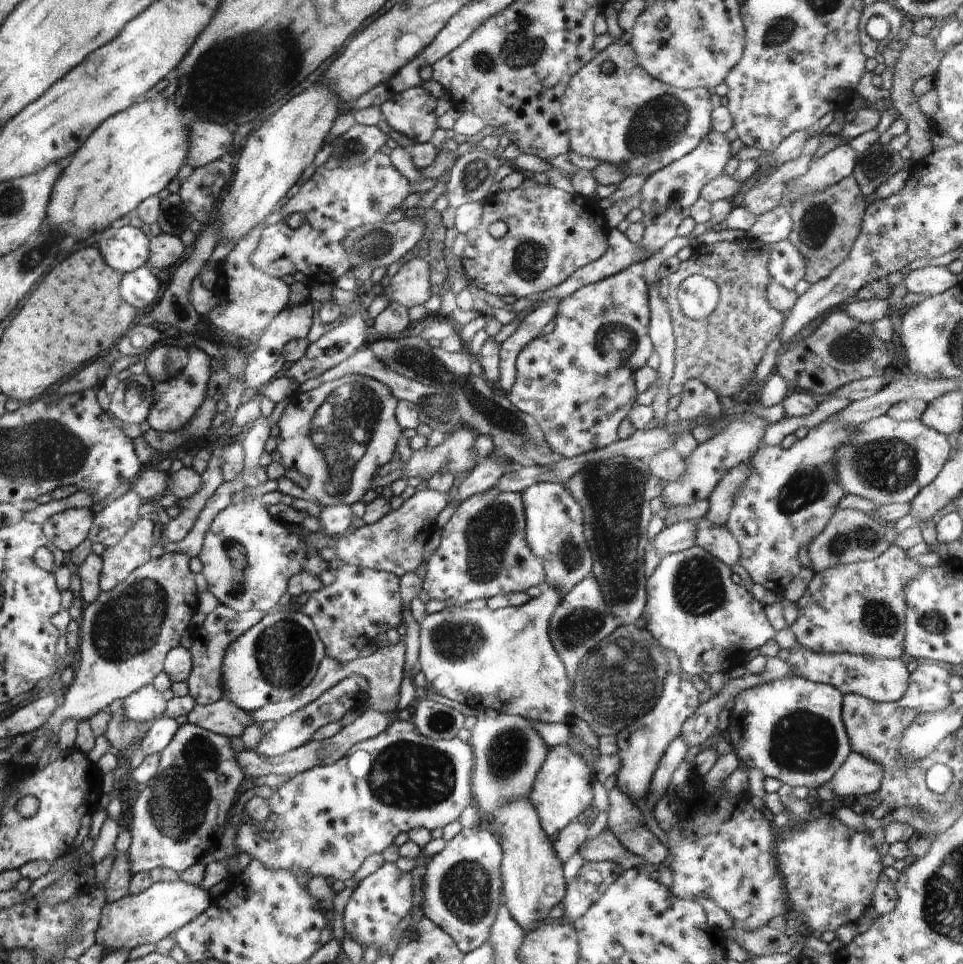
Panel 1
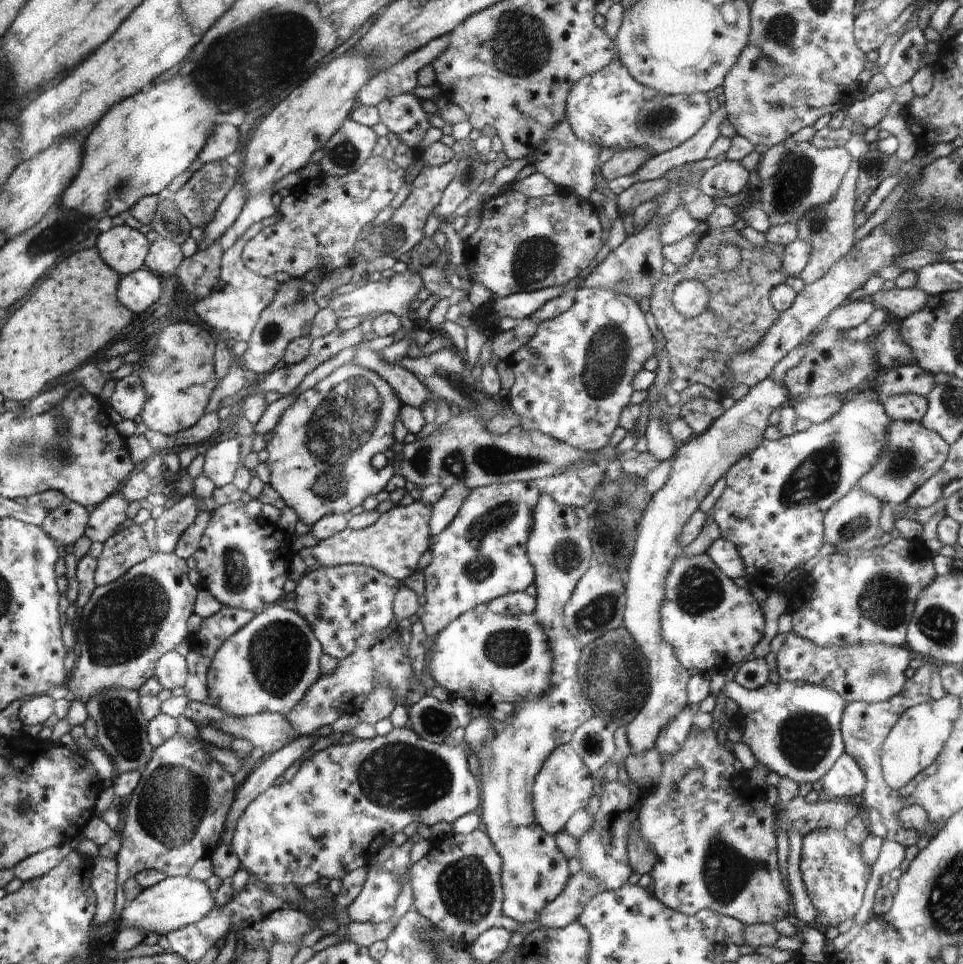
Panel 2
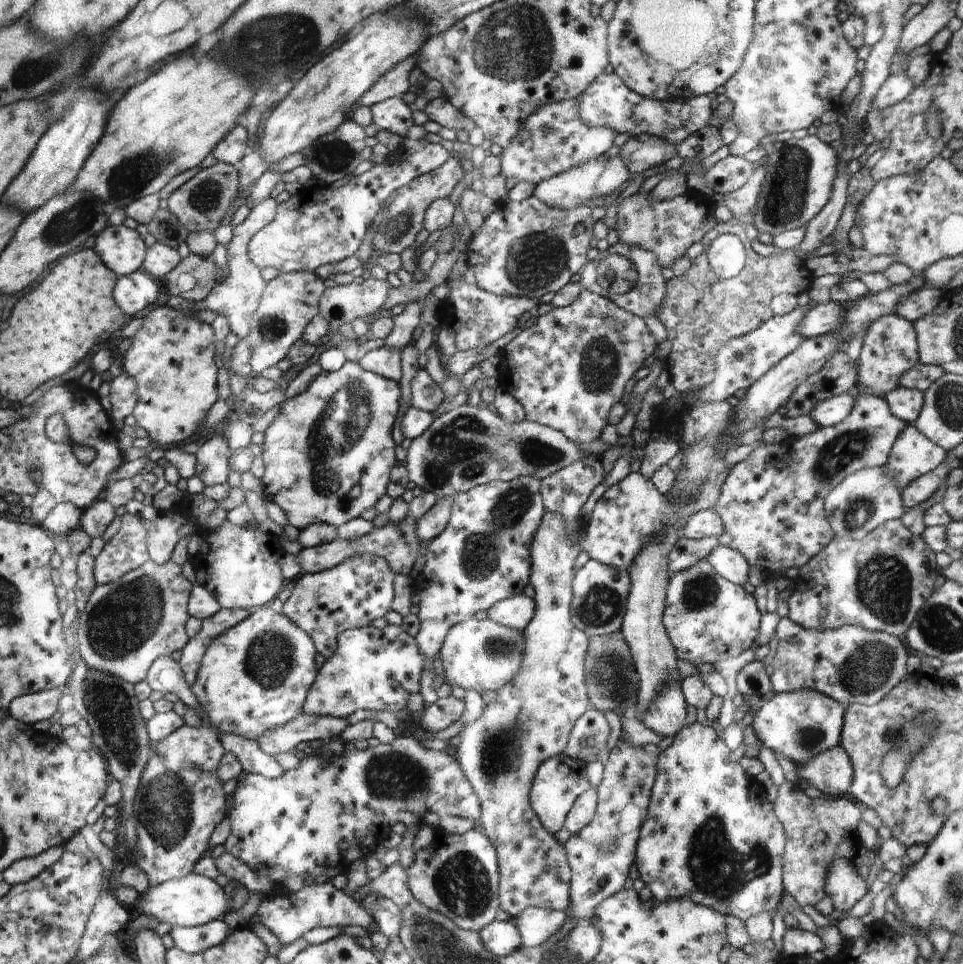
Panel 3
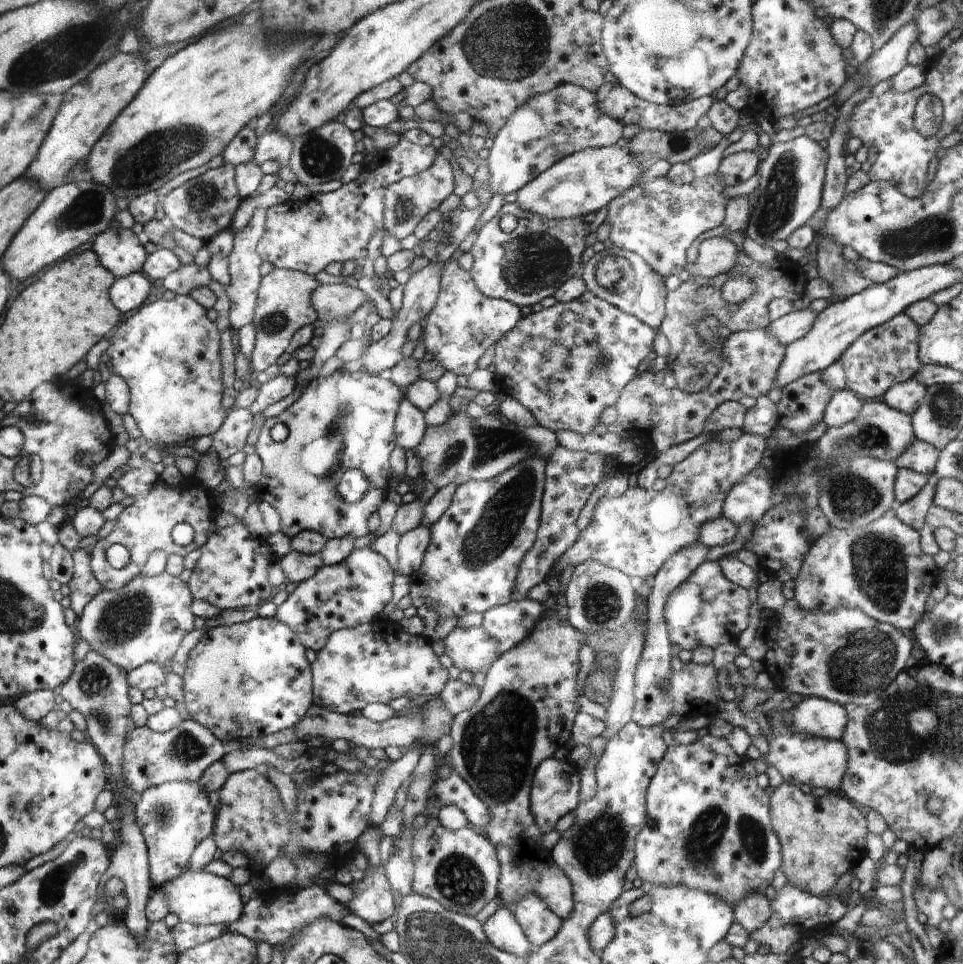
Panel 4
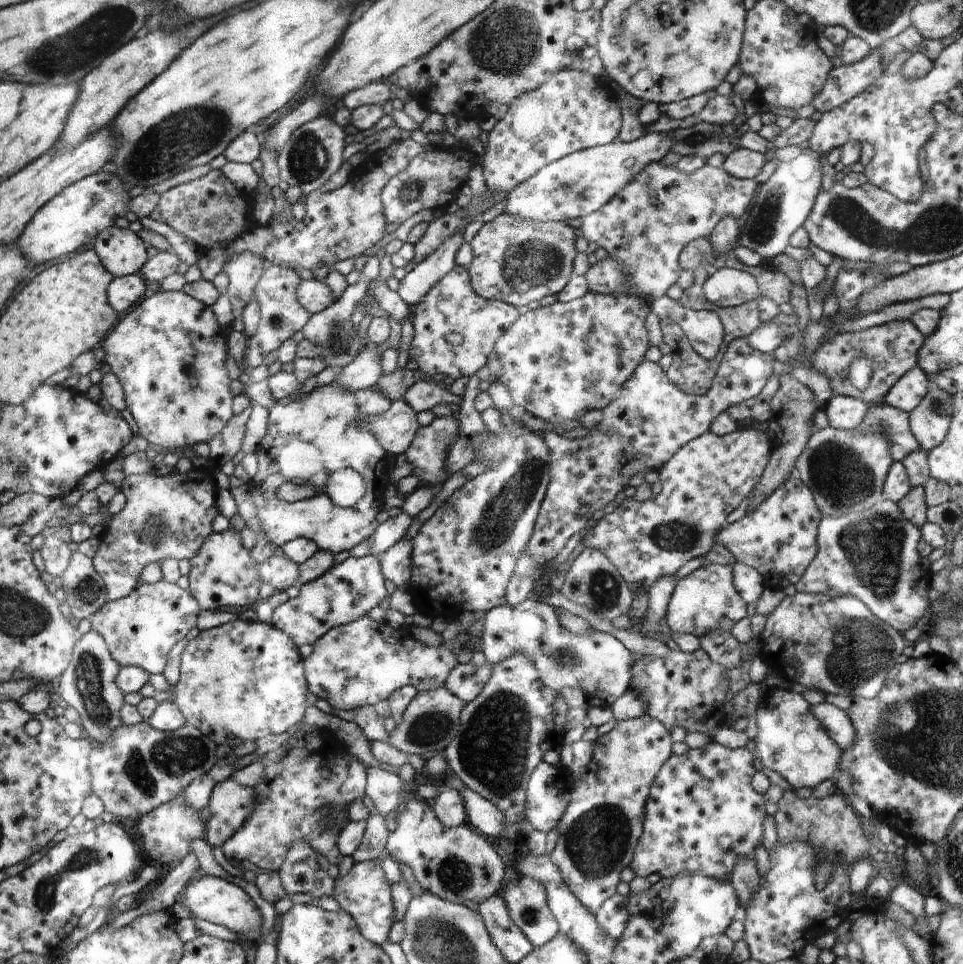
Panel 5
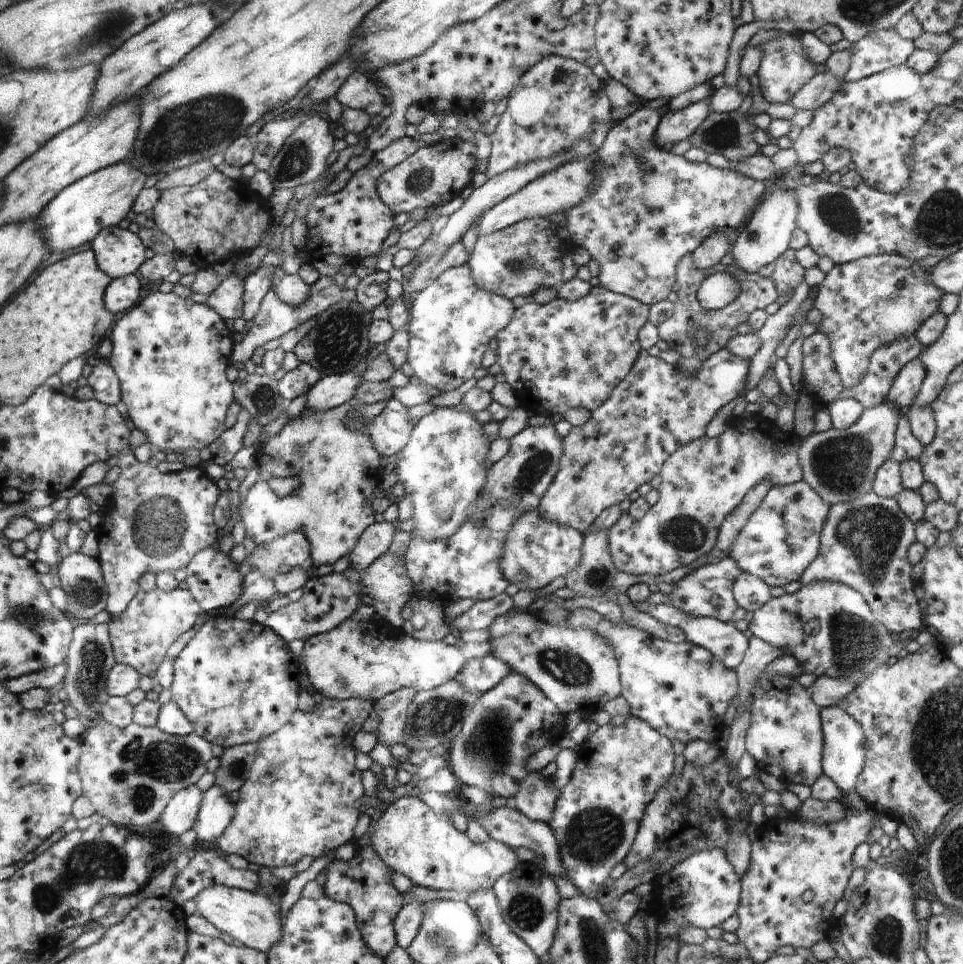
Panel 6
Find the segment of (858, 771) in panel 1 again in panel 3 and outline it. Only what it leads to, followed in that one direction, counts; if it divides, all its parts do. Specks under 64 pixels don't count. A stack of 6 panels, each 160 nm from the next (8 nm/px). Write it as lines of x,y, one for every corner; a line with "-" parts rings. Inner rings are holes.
840,746
816,754
796,769
800,780
806,780
810,786
822,792
822,796
827,797
847,796
854,778
850,758

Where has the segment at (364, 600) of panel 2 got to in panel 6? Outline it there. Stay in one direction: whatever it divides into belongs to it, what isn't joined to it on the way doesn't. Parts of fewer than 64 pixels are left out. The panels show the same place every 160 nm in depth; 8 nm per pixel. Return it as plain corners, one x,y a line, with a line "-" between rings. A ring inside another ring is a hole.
350,567
342,574
331,573
324,577
312,577
304,584
303,590
304,594
300,600
290,602
288,606
272,612
266,618
267,628
274,630
284,641
306,641
312,636
328,632
350,618
361,604
359,572

